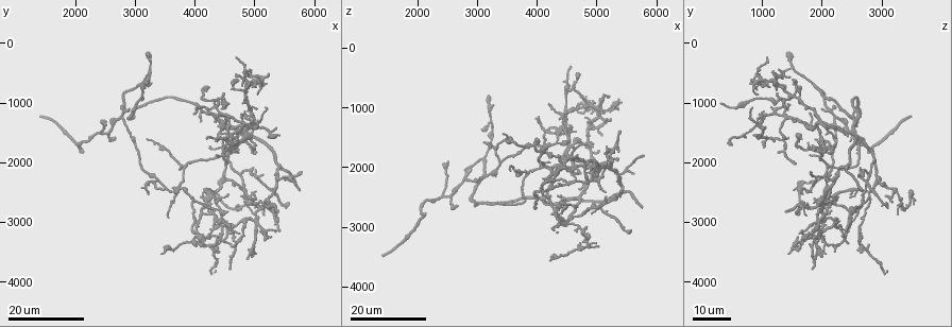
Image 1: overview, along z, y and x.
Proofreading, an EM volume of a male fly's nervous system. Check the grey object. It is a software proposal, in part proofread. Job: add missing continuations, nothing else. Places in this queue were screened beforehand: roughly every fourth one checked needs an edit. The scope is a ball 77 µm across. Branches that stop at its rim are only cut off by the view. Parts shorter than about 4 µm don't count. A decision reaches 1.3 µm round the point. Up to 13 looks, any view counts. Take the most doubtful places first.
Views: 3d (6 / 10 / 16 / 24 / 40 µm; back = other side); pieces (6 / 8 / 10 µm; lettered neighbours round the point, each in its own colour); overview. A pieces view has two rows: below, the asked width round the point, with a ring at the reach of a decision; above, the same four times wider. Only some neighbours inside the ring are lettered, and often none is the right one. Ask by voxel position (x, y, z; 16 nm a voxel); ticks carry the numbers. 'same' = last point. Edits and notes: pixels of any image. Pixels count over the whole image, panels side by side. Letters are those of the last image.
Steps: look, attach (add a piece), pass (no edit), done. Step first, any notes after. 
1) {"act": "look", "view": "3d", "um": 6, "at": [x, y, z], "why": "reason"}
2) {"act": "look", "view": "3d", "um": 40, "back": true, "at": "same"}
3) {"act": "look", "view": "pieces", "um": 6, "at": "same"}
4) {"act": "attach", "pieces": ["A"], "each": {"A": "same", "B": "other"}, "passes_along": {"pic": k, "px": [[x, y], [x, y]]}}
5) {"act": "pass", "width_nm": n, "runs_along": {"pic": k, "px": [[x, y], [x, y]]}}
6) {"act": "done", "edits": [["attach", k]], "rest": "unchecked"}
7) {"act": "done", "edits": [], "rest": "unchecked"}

{"act": "look", "view": "3d", "um": 24, "at": [4350, 2700, 1850], "why": "thin end"}

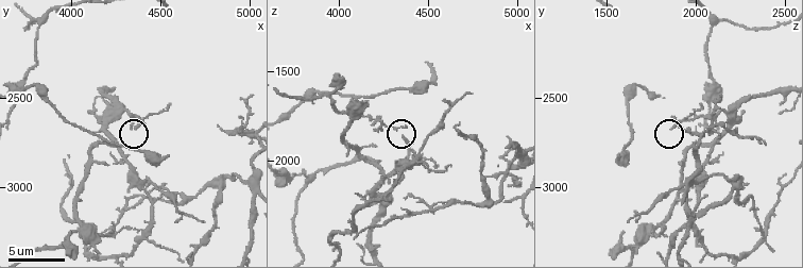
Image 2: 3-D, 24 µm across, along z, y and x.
{"act": "look", "view": "pieces", "um": 8, "at": [4350, 2670, 1880]}

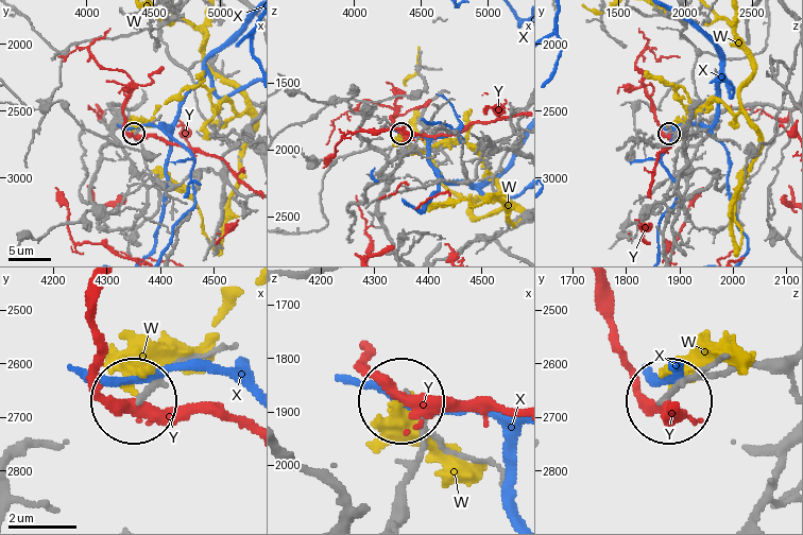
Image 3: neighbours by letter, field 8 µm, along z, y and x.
{"act": "pass", "each": {"W": "other", "X": "other", "Y": "other"}, "runs_along": {"pic": 3, "px": [[784, 108], [769, 104], [737, 106], [669, 132]]}, "found": "no lettered piece goes on from it"}

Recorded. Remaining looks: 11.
{"act": "look", "view": "pieces", "um": 10, "at": [4520, 2820, 1580], "why": "branch stops here"}

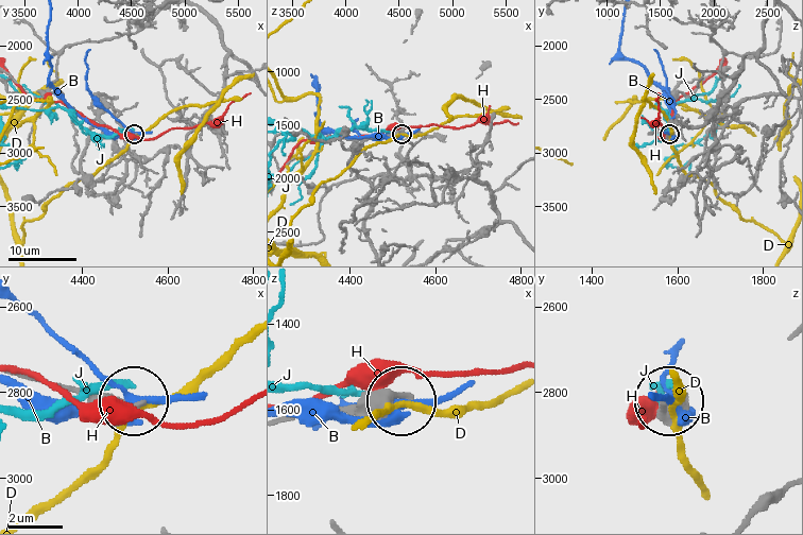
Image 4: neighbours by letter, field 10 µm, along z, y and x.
{"act": "pass", "each": {"B": "other", "D": "other", "H": "other", "J": "other"}, "runs_along": {"pic": 4, "px": [[20, 375], [135, 401]]}, "found": "none of them fits"}

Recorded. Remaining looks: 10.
{"act": "look", "view": "3d", "um": 24, "at": [5050, 1100, 1700], "why": "an open end"}

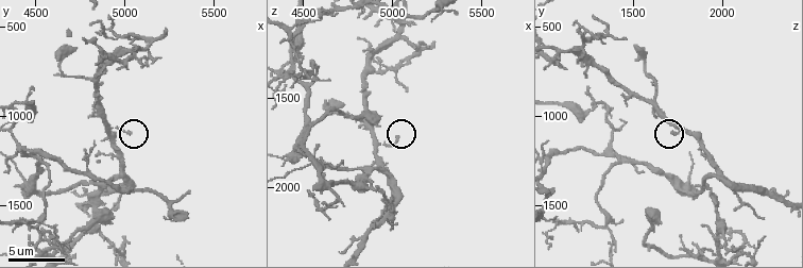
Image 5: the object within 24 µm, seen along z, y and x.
{"act": "look", "view": "pieces", "um": 10, "at": [5030, 1100, 1720], "why": "see the neighbours"}

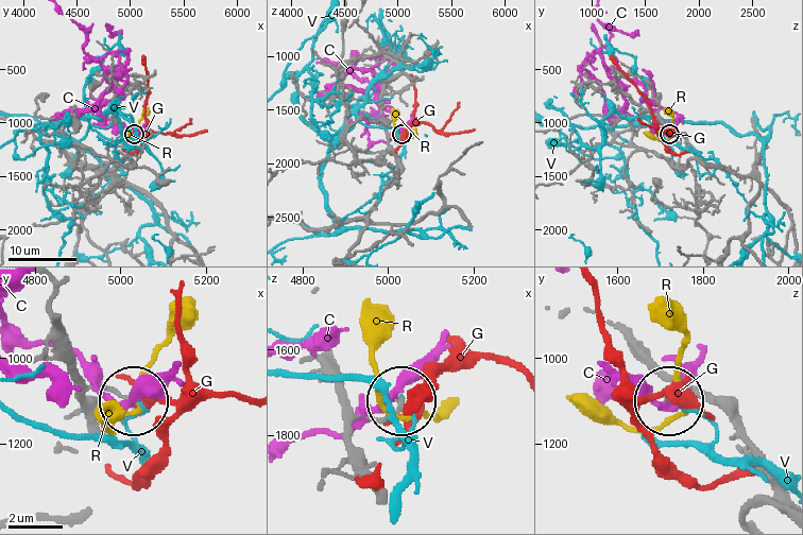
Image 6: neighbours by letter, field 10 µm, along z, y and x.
{"act": "pass", "each": {"C": "other", "G": "other", "R": "other", "V": "other"}, "found": "no lettered piece goes on from it"}

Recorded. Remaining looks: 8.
{"act": "look", "view": "3d", "um": 24, "at": [4750, 1750, 1850], "why": "branch stops here"}

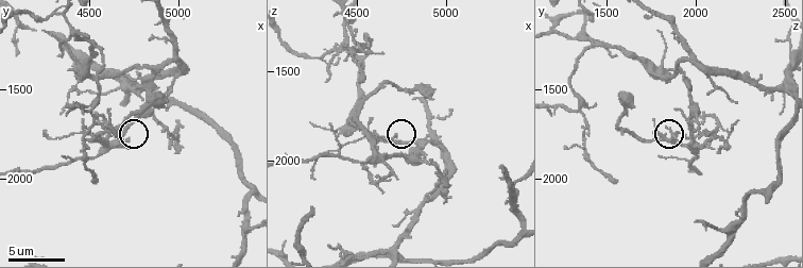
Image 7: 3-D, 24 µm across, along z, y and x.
{"act": "look", "view": "pieces", "um": 10, "at": [4730, 1780, 1860]}

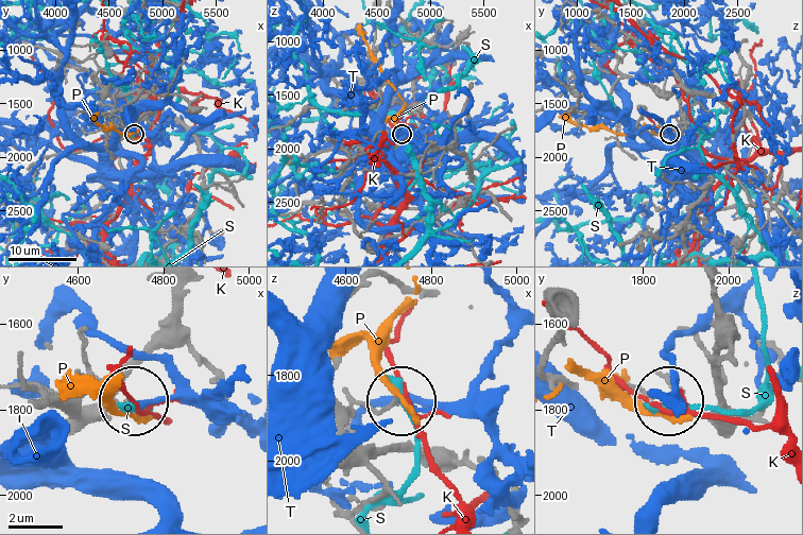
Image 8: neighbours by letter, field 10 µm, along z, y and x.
{"act": "pass", "each": {"K": "other", "P": "other", "S": "other", "T": "other"}, "found": "no lettered piece goes on from it"}

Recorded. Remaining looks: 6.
{"act": "look", "view": "3d", "um": 6, "at": [4720, 620, 1540], "why": "free end"}

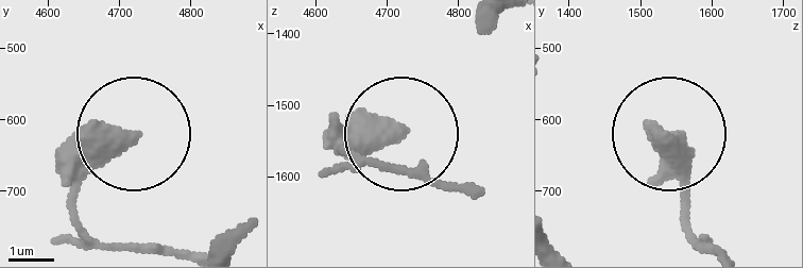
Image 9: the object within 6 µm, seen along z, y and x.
{"act": "look", "view": "pieces", "um": 6, "at": [4720, 625, 1535]}

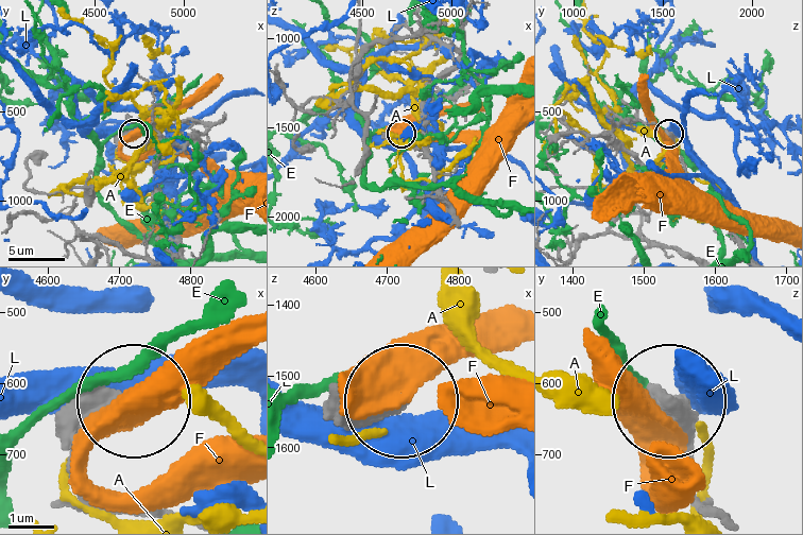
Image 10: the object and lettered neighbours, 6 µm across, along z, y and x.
{"act": "pass", "each": {"A": "other", "E": "other", "F": "other", "L": "other"}, "found": "none of them fits"}

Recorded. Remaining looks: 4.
{"act": "look", "view": "3d", "um": 24, "at": [2650, 1600, 2650], "why": "branch stops here"}

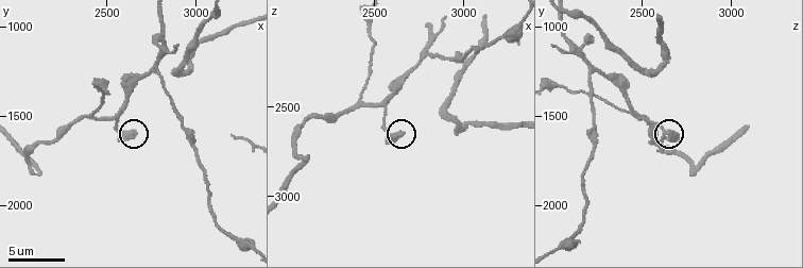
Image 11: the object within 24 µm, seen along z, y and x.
{"act": "look", "view": "pieces", "um": 10, "at": [2660, 1600, 2650], "why": "what lies round it"}

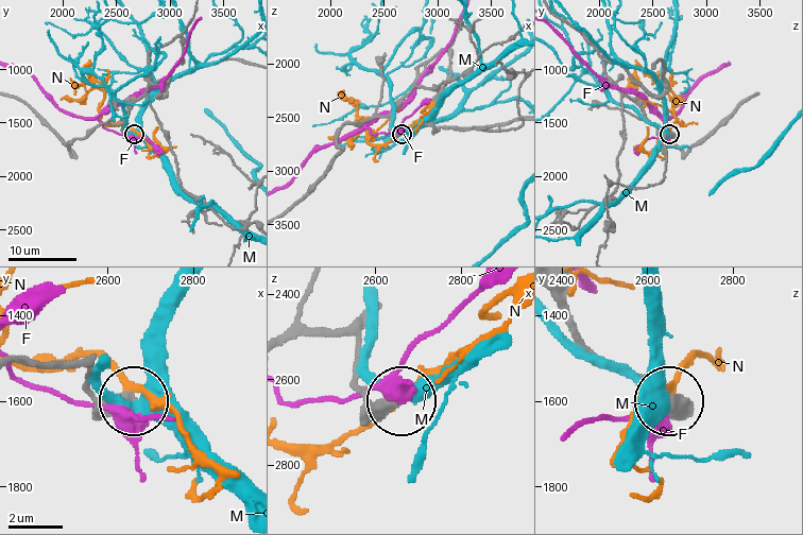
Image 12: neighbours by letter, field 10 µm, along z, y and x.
{"act": "pass", "each": {"F": "other", "M": "other", "N": "other"}, "found": "no lettered piece goes on from it"}

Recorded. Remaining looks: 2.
{"act": "done", "edits": [], "rest": "unchecked"}

